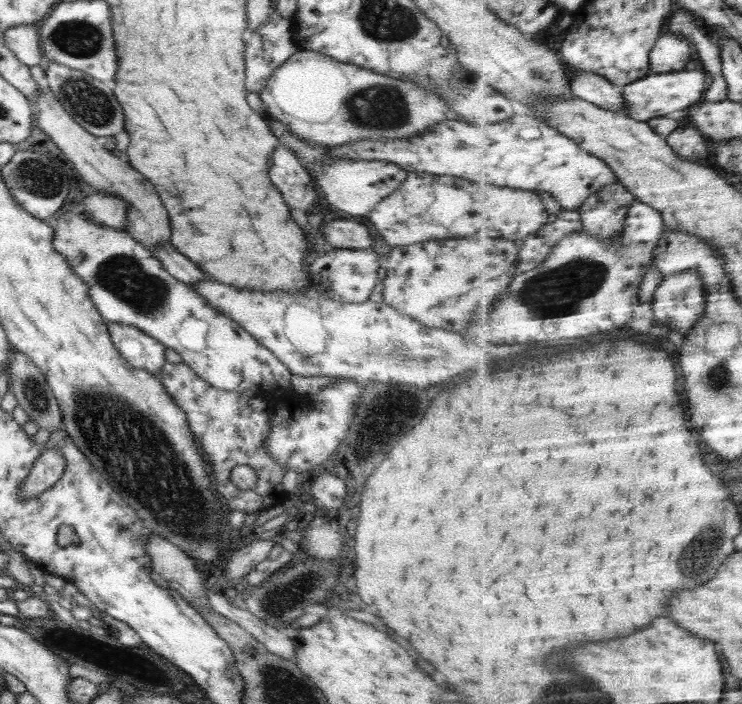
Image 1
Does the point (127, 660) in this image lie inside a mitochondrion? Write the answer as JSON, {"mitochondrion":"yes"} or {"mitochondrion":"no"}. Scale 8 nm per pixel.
{"mitochondrion":"no"}

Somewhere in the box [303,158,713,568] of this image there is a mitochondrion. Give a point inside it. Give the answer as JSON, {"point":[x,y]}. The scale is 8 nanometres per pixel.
{"point":[559,291]}

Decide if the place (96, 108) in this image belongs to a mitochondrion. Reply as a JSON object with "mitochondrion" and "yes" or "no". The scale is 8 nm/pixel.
{"mitochondrion":"yes"}

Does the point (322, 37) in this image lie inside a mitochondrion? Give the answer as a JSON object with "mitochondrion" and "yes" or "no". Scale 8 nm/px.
{"mitochondrion":"no"}

